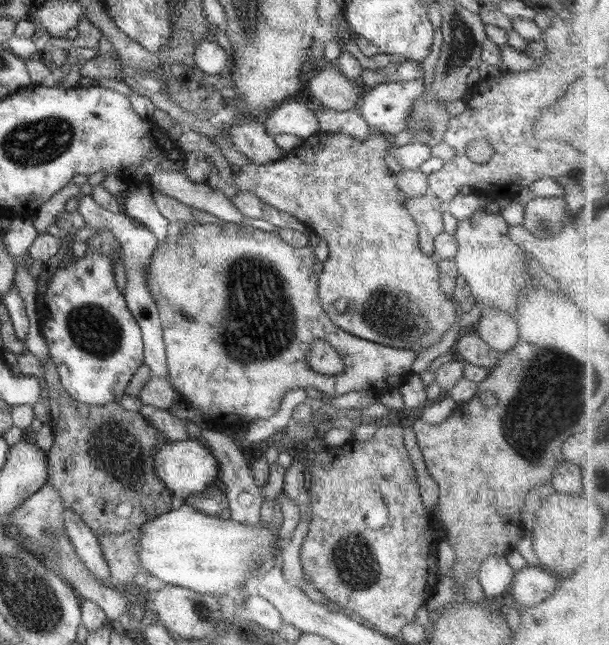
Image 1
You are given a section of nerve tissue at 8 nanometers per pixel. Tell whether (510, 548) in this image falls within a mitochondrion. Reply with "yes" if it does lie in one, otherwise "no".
no

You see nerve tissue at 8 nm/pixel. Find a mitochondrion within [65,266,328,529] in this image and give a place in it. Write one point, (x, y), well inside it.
(117, 451)

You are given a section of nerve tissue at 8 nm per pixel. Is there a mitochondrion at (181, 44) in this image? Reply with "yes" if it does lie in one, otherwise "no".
no

